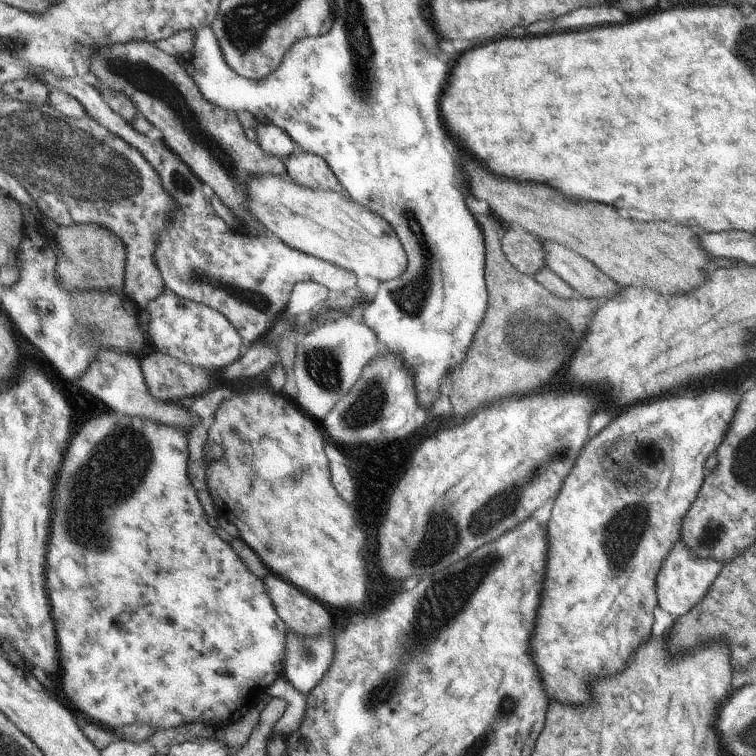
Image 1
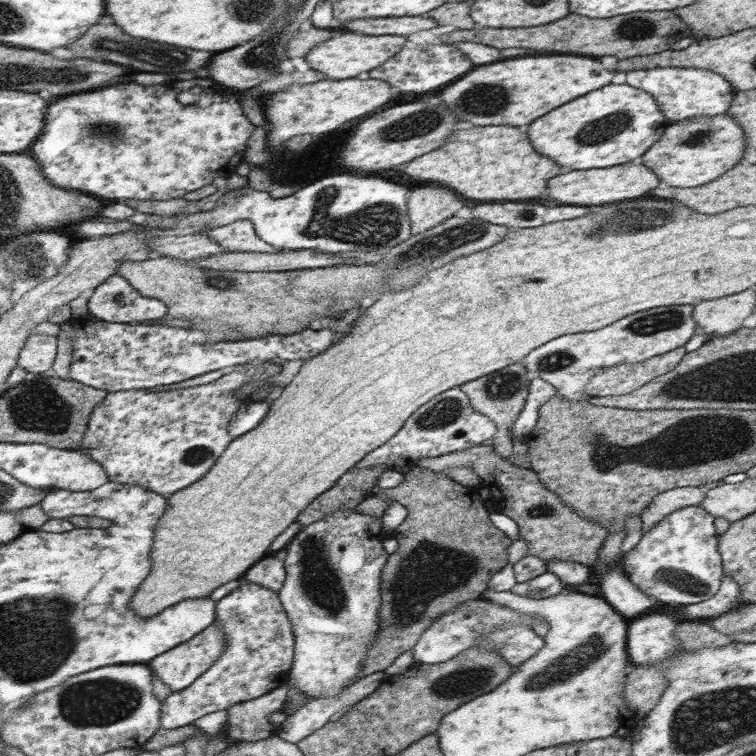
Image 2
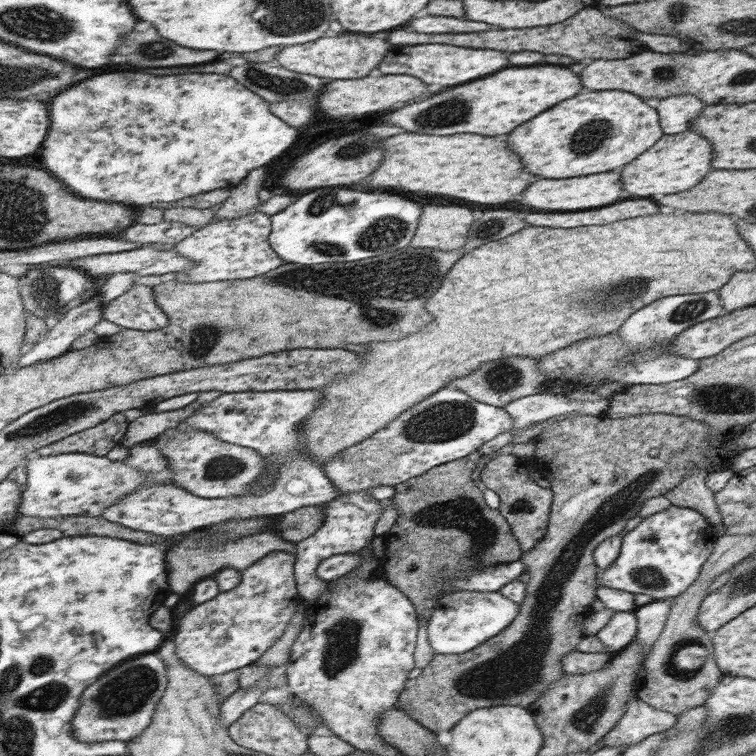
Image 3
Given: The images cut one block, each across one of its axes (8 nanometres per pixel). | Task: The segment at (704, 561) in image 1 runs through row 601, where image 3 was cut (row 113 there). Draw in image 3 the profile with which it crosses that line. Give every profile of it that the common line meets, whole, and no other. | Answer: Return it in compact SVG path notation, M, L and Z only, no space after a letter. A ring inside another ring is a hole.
M692 93L670 95L669 98L660 100L658 114L664 134L671 135L687 131L705 108L703 100L699 100Z

